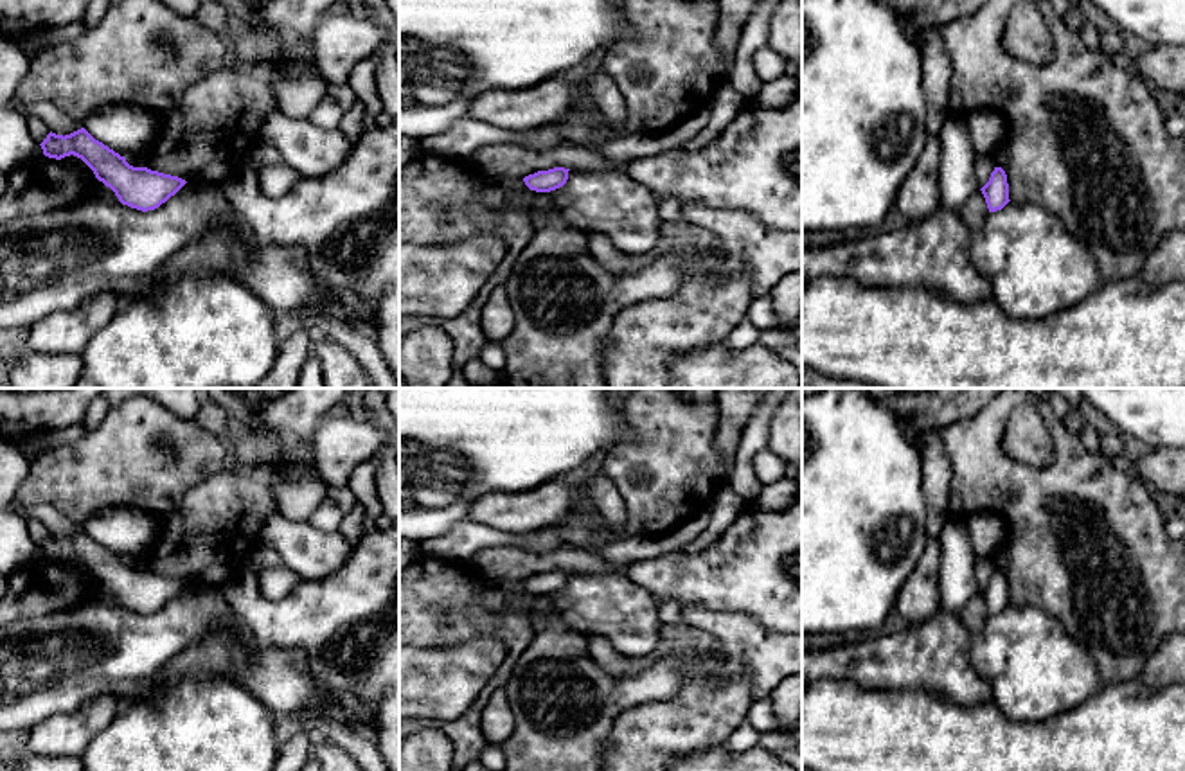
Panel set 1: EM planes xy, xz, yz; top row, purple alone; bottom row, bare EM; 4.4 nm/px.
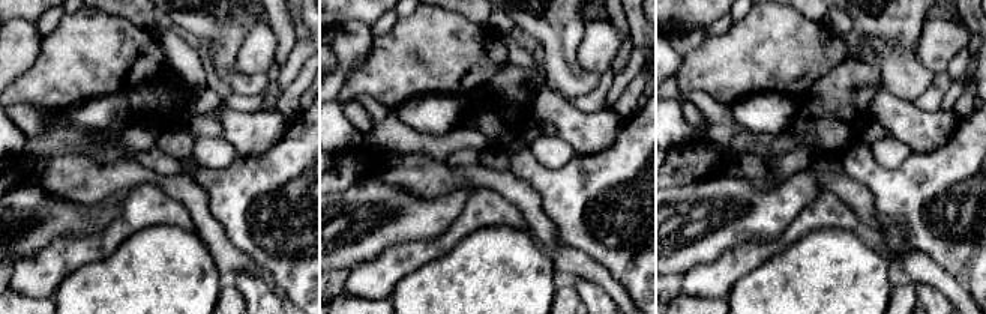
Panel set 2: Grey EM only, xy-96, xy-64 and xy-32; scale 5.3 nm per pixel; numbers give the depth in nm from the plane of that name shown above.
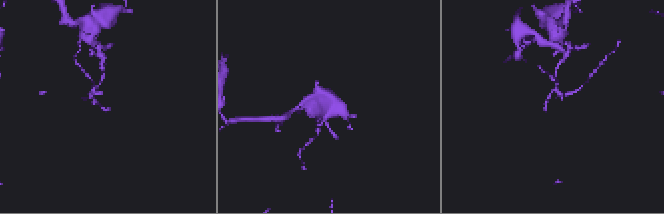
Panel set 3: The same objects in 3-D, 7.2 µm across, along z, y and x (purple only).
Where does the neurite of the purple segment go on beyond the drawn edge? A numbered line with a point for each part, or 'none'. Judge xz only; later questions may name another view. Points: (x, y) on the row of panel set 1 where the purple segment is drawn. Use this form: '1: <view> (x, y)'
none

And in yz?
none

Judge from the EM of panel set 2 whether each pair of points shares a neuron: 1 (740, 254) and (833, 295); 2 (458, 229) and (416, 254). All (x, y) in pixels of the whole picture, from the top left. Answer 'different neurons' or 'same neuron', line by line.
1: different neurons
2: same neuron

